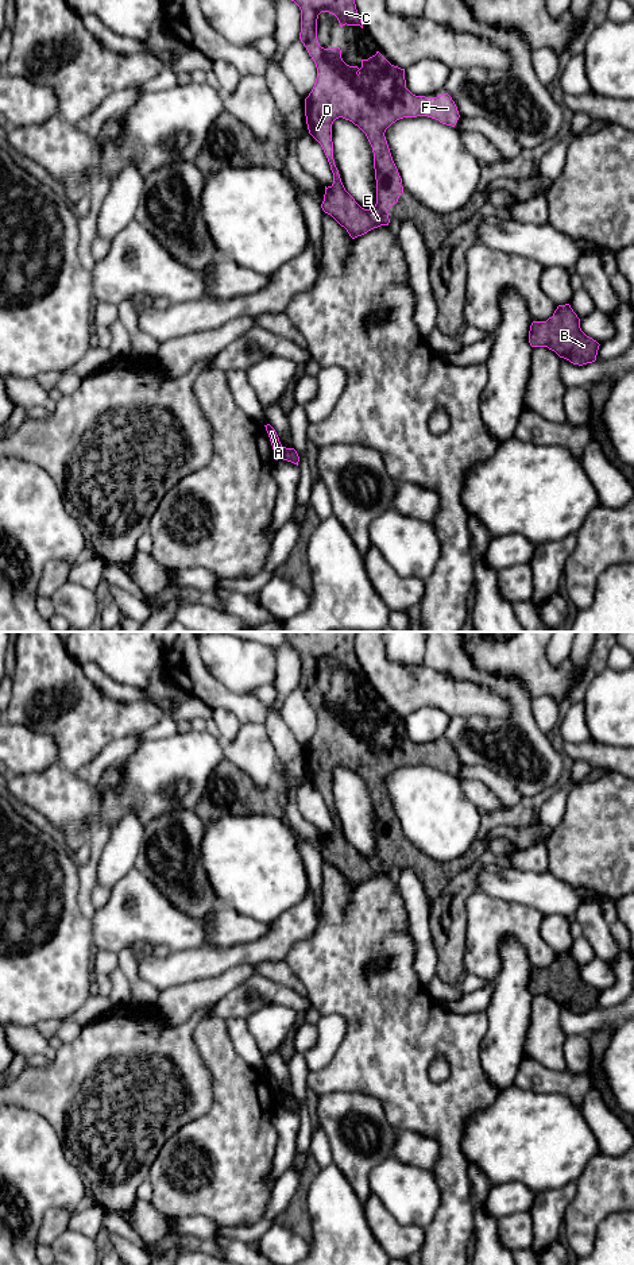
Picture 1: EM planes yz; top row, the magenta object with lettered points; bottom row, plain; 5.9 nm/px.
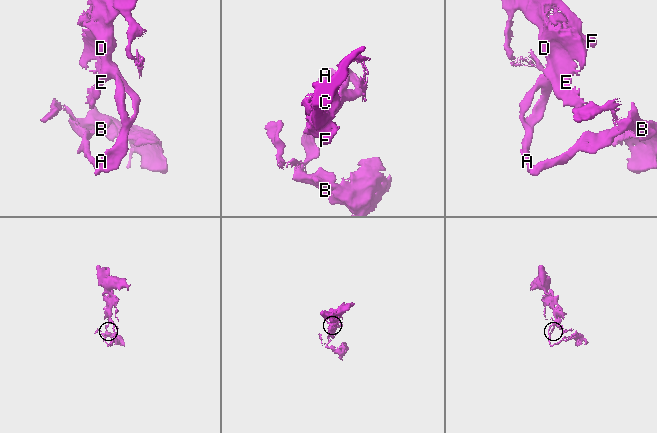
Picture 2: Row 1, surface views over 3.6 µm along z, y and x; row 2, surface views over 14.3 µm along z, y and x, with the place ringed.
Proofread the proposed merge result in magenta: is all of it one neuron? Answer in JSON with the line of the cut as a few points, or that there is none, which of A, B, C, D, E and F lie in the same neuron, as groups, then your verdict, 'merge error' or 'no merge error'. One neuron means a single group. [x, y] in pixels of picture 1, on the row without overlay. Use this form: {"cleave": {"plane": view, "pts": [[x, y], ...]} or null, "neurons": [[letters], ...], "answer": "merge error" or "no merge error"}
{"cleave": {"plane": "yz", "pts": [[282, 1095], [278, 1106]]}, "neurons": [["A", "C", "D", "E", "F"], ["B"]], "answer": "merge error"}

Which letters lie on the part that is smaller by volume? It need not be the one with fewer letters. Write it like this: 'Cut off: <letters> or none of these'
Cut off: B

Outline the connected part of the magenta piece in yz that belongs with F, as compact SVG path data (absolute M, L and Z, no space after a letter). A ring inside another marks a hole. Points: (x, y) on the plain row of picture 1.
M285 632L286 641L301 657L299 687L316 711L317 726L309 744L305 747L305 764L309 782L321 792L330 818L333 832L325 834L321 856L347 878L352 887L380 873L388 873L387 859L398 851L403 841L402 826L393 809L384 780L399 767L428 764L442 772L455 775L460 763L448 741L437 745L415 744L406 736L405 717L391 713L379 699L368 707L362 707L362 716L349 714L341 706L340 695L324 697L317 687L317 667L321 660L335 663L343 674L360 674L362 667L355 652L356 632ZM343 765L357 774L367 784L374 801L376 828L376 852L371 857L362 856L345 838L333 807L332 772Z

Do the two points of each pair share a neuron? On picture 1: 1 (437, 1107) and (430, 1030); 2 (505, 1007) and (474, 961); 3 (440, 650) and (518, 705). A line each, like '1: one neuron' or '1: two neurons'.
1: one neuron
2: two neurons
3: one neuron

